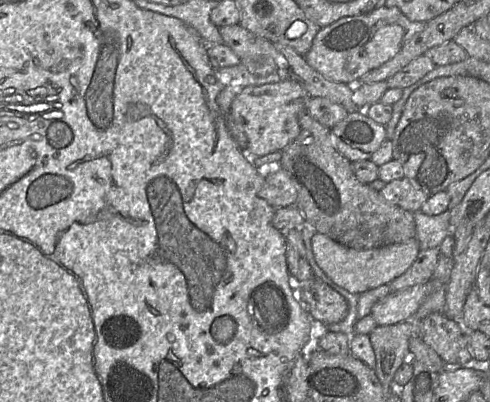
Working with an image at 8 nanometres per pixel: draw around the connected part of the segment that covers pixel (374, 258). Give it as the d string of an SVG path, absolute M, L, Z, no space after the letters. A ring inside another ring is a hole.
M319 233L312 236L311 247L316 263L321 270L336 285L357 295L381 285L389 284L401 276L413 264L420 251L420 245L416 238L380 248L355 249L346 247Z

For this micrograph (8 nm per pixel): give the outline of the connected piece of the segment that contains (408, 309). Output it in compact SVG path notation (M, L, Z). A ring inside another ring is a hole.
M433 280L390 292L372 307L371 315L378 325L393 325L412 320L428 294L434 289Z

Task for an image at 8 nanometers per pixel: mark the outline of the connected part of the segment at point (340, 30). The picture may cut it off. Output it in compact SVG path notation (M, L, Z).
M377 6L374 10L360 15L343 17L320 29L312 46L305 55L307 63L326 78L349 85L360 82L361 77L392 59L403 46L427 26L425 22L411 21L396 7Z

